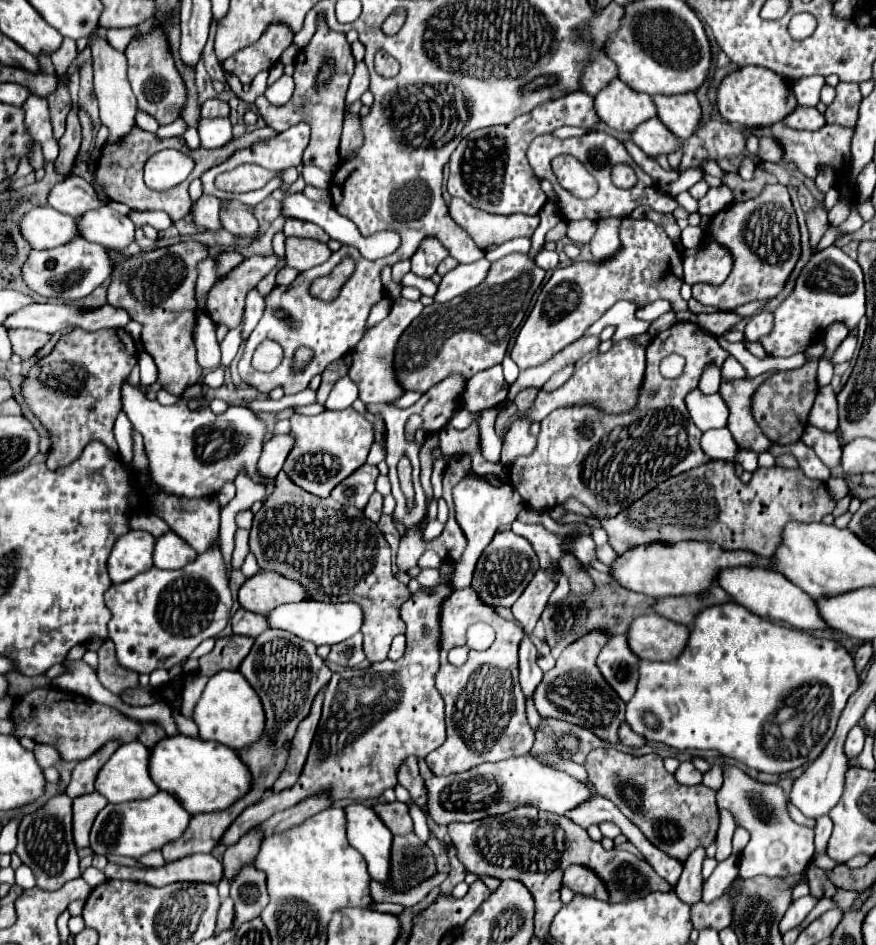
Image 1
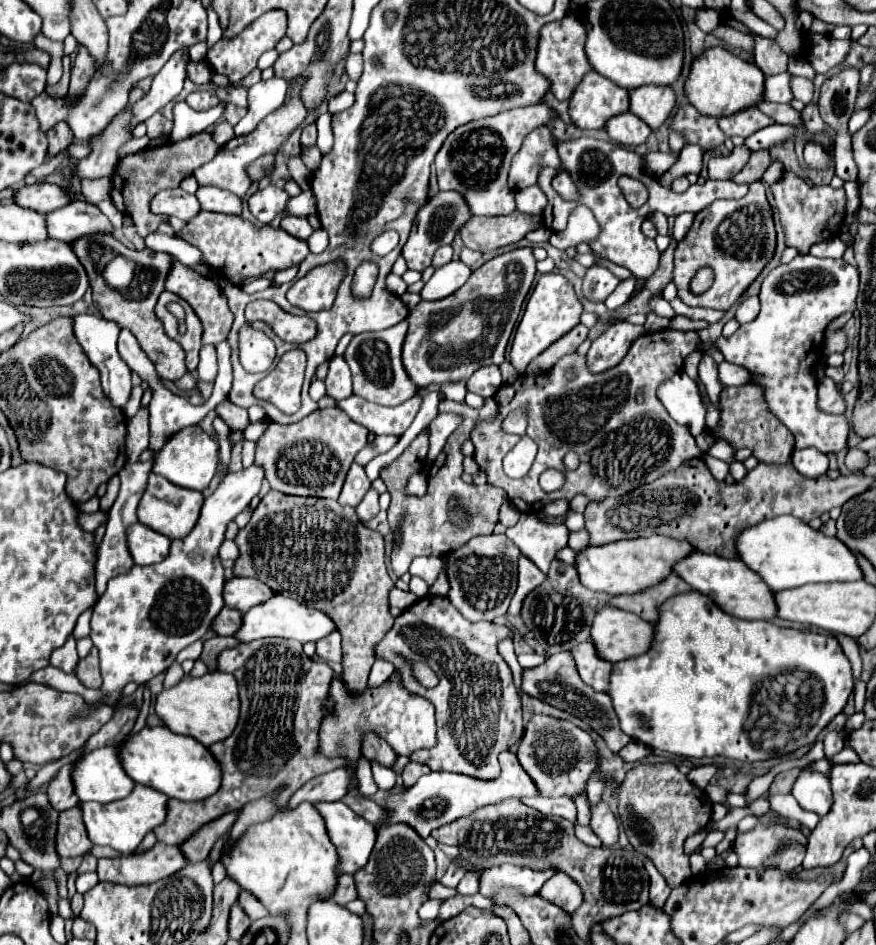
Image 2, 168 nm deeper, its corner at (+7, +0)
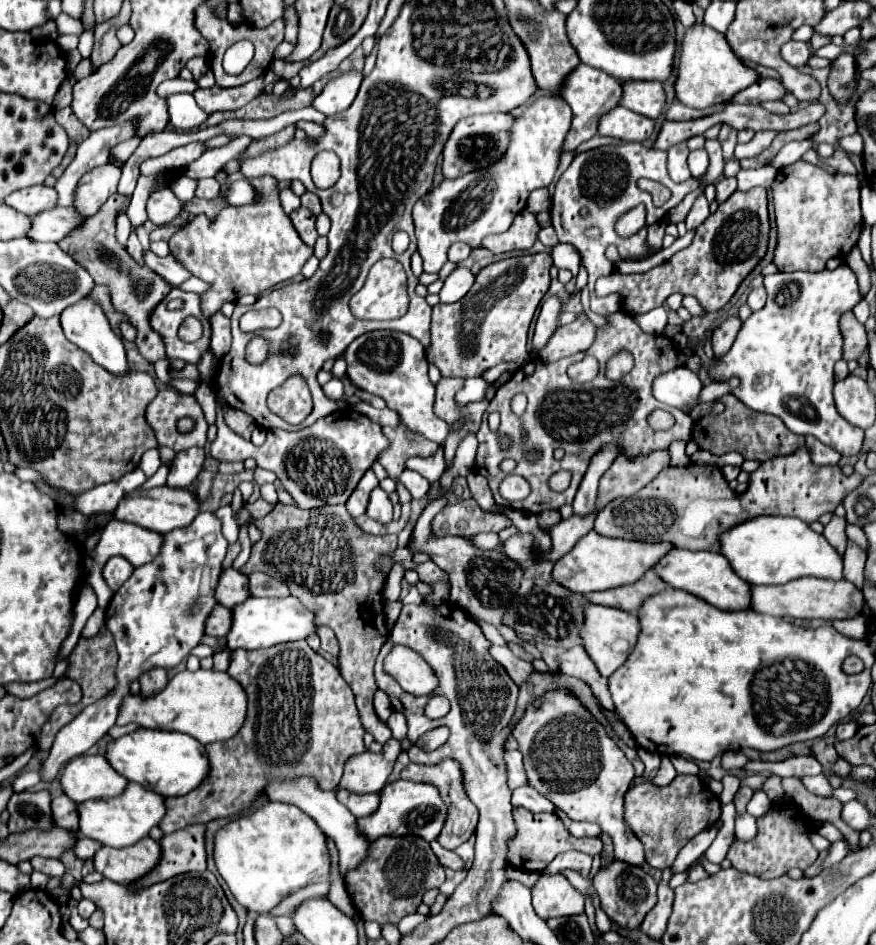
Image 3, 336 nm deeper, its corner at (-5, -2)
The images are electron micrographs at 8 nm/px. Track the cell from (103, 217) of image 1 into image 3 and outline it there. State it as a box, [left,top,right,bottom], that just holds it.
[29,207,85,243]

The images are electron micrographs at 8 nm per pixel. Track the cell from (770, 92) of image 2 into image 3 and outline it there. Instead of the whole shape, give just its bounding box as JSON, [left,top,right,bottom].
[733,79,789,105]

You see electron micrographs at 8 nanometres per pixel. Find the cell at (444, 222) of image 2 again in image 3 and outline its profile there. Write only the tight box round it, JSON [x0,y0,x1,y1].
[413,97,571,273]

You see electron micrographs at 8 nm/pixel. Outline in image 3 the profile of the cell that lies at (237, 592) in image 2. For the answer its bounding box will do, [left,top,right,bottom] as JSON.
[217,569,249,607]

